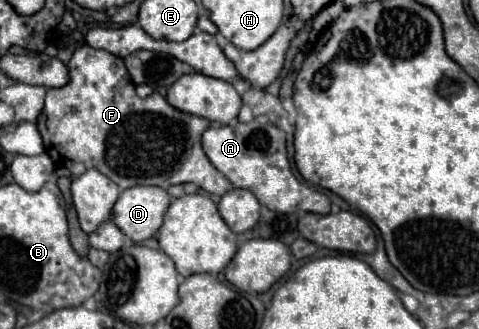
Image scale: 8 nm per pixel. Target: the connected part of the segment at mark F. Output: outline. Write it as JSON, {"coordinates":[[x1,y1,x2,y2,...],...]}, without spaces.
{"coordinates":[[86,43,74,51,68,69,70,83,62,89,46,91,46,107,36,121,46,153,56,165,68,167,74,177,86,173,88,169,98,169,120,189,134,185,156,185,168,189,178,183,194,183,210,195,224,195,232,189,232,183,208,161,202,149,202,133,210,127,208,119,174,109,160,93,140,99,134,91,130,75,126,73,124,61]]}

